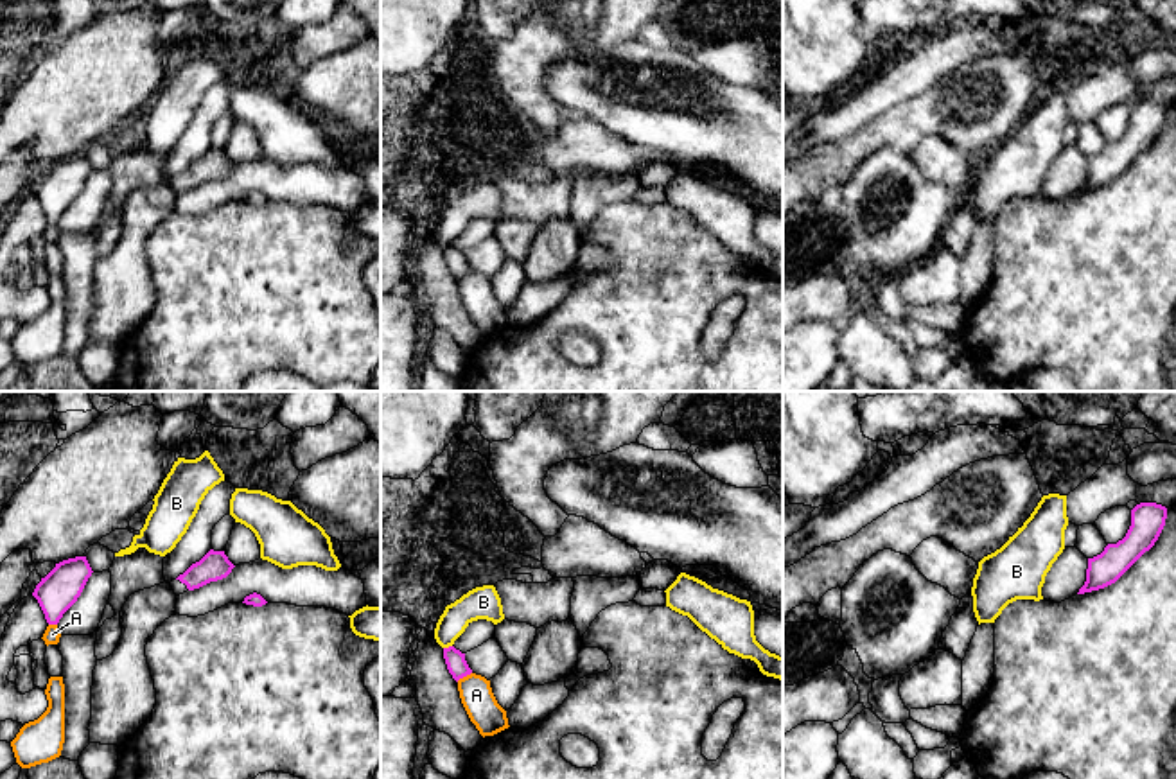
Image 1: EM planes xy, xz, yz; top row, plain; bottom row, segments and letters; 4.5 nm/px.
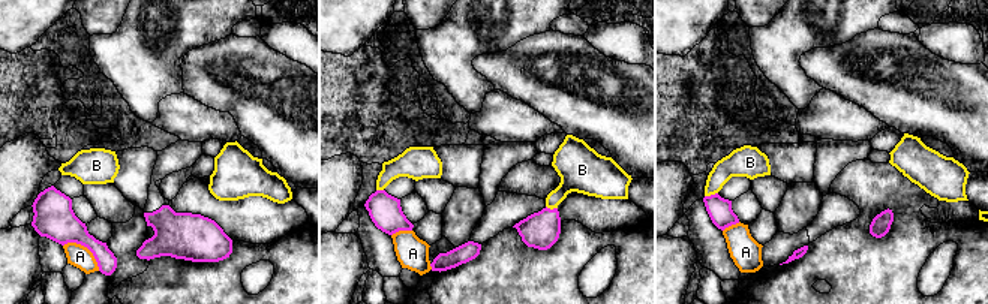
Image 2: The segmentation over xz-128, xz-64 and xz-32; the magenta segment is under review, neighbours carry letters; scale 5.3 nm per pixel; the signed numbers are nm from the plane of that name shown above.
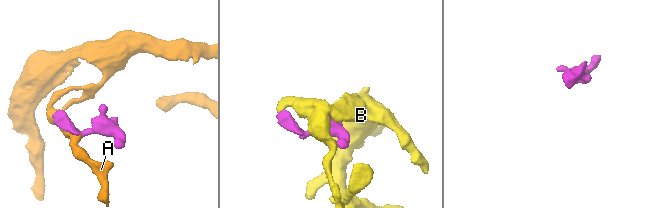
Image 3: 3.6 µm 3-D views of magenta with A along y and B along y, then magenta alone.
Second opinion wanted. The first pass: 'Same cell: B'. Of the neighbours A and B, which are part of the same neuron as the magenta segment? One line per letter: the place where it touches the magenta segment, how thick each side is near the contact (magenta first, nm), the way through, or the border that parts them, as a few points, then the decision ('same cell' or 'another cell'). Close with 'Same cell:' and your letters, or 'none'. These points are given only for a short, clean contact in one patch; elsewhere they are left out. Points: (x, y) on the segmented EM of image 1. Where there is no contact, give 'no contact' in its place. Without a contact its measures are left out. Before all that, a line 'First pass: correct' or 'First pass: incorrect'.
First pass: correct
A: meets magenta in xz at (464, 675); 90 nm thick on the magenta side, 150 nm on the other; another cell
B: meets magenta in xz at (449, 647); 90 nm thick on the magenta side, 140 nm on the other; same cell
Same cell: B

